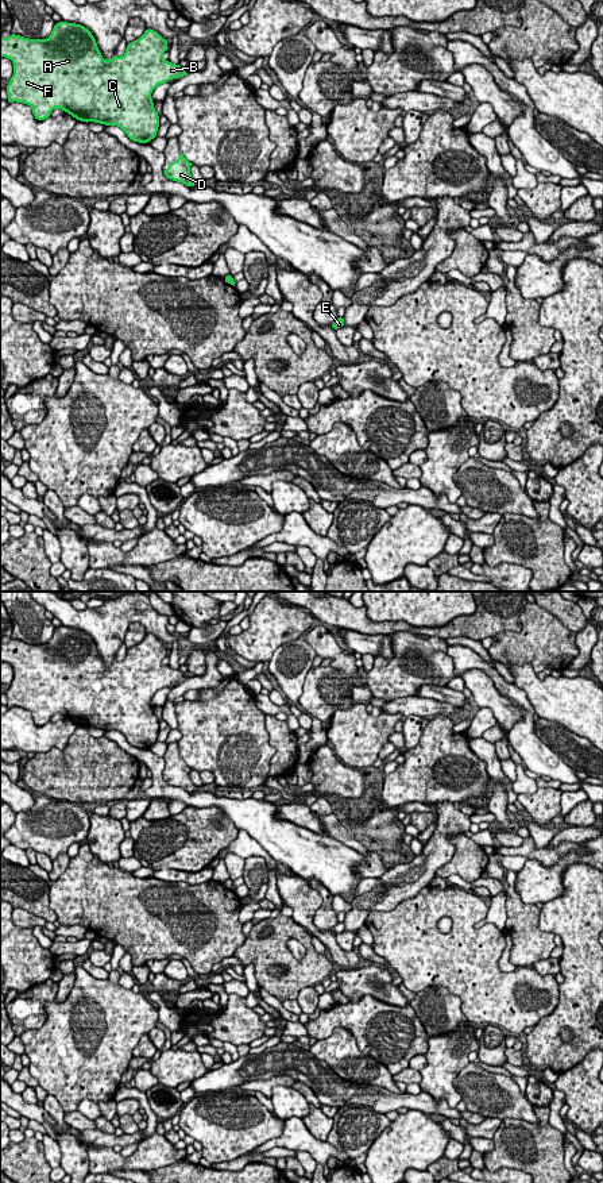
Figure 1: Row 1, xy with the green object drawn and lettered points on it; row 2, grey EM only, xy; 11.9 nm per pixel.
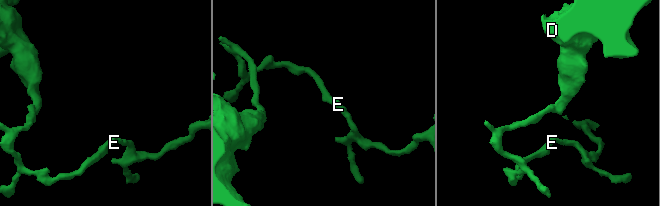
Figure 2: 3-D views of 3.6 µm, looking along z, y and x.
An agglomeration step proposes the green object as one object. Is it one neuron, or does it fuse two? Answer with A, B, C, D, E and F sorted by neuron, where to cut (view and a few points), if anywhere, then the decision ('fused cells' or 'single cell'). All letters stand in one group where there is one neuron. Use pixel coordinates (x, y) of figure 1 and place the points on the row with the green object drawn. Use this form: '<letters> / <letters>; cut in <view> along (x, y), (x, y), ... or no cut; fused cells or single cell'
A B C D F / E; cut in xy along (232, 278), (231, 284); fused cells

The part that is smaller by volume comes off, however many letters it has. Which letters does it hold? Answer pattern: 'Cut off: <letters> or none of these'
Cut off: E

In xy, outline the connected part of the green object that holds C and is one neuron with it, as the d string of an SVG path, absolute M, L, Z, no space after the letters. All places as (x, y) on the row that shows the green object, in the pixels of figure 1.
M55 23L46 39L0 36L0 57L13 63L7 103L30 105L39 122L59 108L78 122L119 126L131 140L148 143L159 127L152 90L188 74L162 58L167 43L146 28L123 57L105 61L93 34L77 23Z

